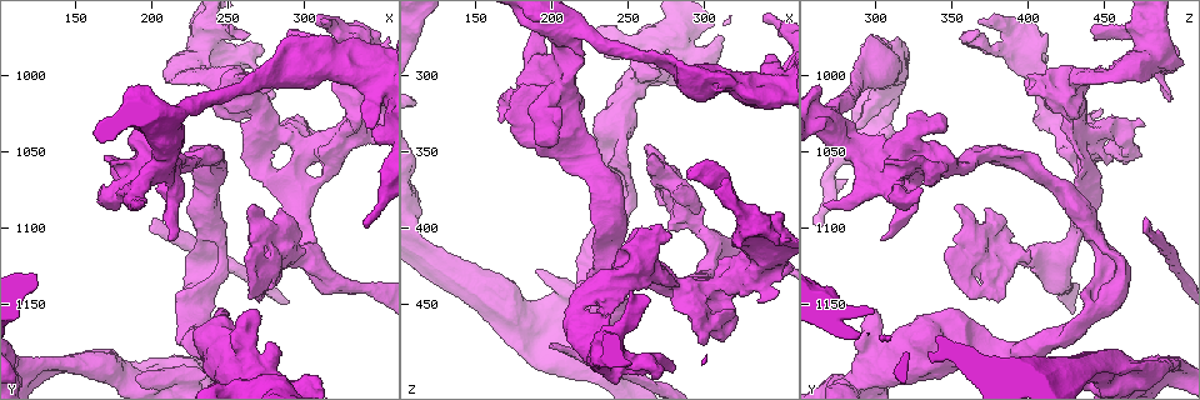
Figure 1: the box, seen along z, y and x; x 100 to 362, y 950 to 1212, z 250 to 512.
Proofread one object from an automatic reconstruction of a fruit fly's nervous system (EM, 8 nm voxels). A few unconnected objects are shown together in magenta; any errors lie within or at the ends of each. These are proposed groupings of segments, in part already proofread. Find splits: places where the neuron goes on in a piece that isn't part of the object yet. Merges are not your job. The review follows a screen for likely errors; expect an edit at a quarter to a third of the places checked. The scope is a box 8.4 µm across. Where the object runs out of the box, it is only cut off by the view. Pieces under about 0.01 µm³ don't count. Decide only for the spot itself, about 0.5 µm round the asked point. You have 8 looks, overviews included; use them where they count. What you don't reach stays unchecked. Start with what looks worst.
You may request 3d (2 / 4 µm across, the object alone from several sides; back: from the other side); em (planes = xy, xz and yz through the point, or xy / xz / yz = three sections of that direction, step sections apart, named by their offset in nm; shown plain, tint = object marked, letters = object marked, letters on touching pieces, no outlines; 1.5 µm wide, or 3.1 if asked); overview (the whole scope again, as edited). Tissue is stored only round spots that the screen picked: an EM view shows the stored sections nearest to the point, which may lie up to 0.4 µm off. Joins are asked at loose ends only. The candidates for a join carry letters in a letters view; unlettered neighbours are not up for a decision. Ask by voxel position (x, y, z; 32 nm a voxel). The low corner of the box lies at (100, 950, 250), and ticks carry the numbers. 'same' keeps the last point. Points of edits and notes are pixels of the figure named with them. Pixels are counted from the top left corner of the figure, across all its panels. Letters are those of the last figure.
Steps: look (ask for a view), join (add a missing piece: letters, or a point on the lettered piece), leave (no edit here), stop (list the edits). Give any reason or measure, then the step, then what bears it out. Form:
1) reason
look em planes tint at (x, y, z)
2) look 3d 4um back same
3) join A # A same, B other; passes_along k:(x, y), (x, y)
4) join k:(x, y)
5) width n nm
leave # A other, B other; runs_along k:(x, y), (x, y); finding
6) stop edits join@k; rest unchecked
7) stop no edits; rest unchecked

branch stops here
look em planes letters at (190, 1198, 428)

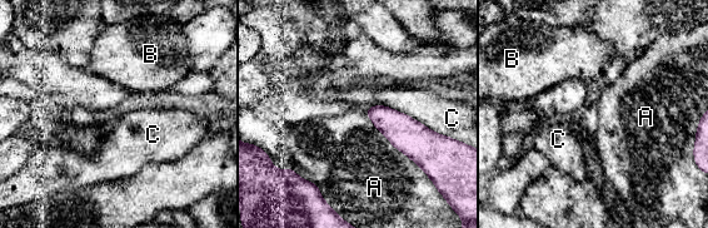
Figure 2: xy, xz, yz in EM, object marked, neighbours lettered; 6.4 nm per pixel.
width 180 nm; longest_contact A 600 nm
leave # A other, B other, C other; none of them fits

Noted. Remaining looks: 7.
free end
look em yz step 8 plain at (196, 1100, 478)

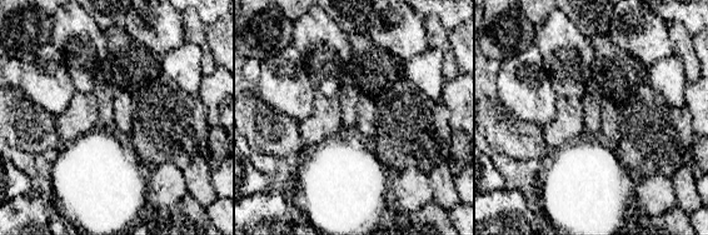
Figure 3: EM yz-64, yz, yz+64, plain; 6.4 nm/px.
where the object lies
look em yz step 8 tint same

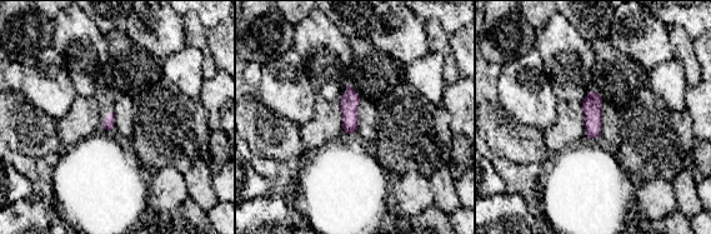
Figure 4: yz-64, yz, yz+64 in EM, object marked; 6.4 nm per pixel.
look em yz step 8 letters same

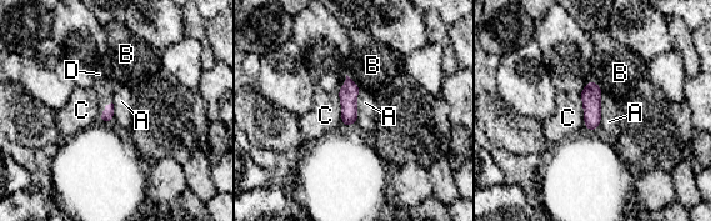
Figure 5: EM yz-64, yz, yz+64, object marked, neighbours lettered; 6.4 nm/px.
join 5:(103, 85) # A other, B other, C other, D same; the neuron continues

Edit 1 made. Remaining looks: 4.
look overview

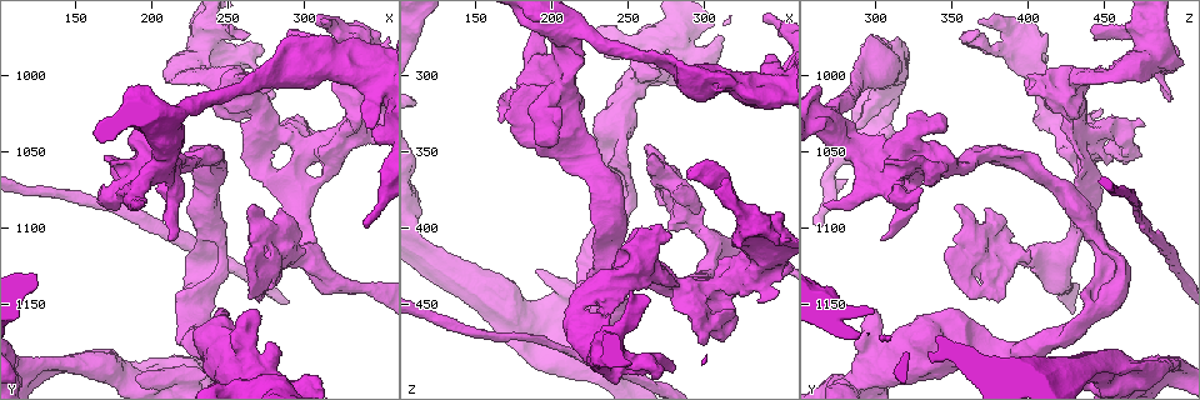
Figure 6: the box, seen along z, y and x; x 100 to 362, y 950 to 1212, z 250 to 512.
tapers out
look 3d 4um at (276, 1016, 494)

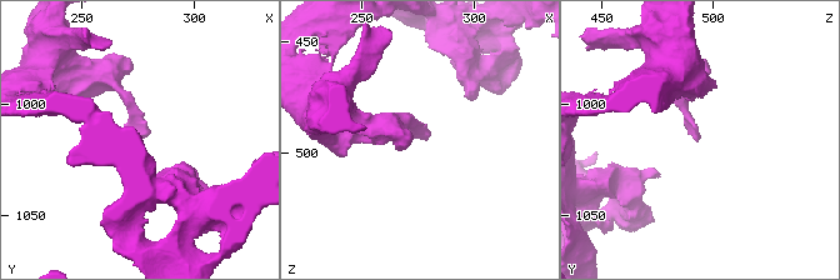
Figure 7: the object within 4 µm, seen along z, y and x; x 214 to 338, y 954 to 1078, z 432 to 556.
look em xz step 8 letters at (275, 1017, 492)

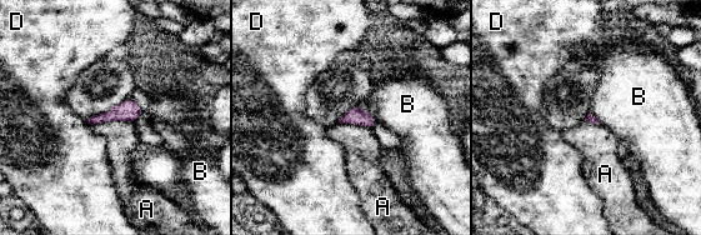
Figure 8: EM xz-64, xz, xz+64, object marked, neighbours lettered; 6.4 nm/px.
longest_contact A 280 nm
leave # A other, B other, D other; none of them fits

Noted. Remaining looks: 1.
stop edits join@5; rest unchecked

